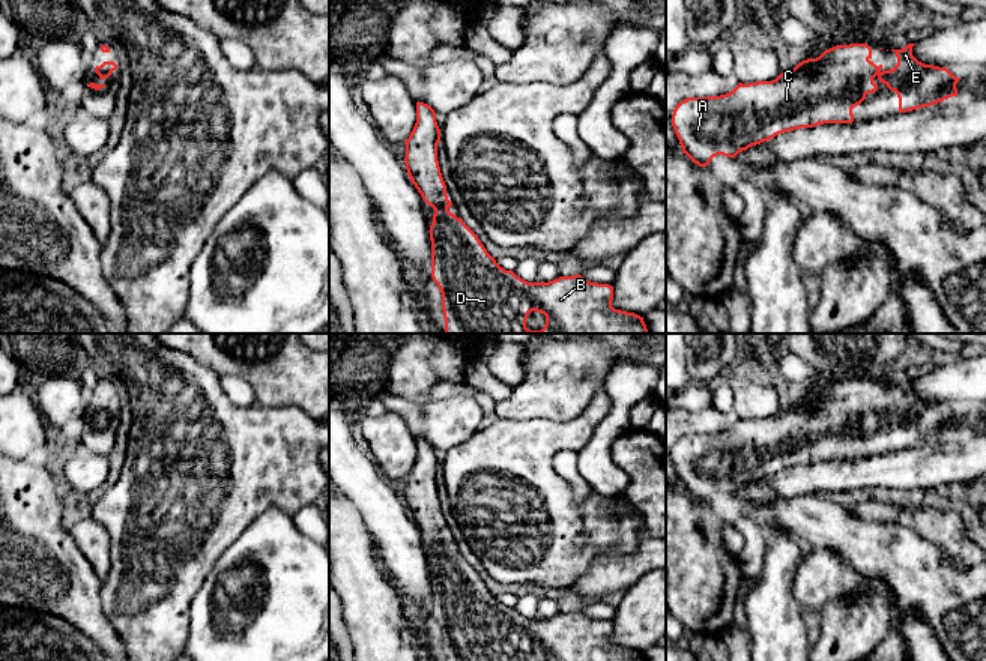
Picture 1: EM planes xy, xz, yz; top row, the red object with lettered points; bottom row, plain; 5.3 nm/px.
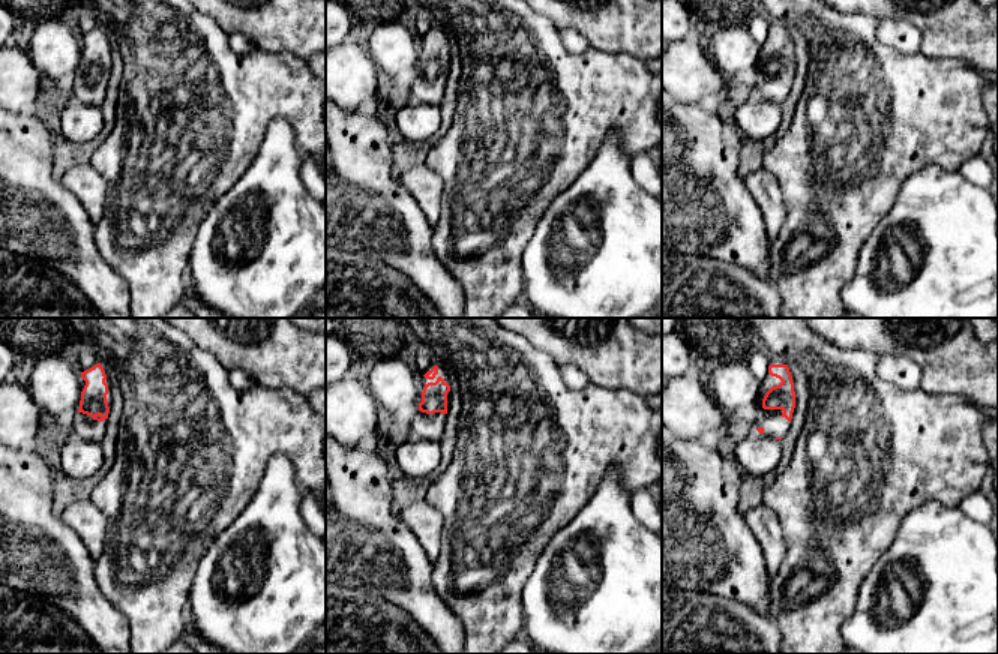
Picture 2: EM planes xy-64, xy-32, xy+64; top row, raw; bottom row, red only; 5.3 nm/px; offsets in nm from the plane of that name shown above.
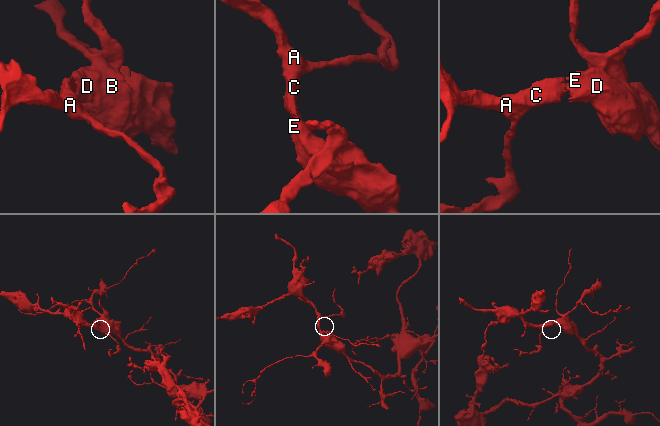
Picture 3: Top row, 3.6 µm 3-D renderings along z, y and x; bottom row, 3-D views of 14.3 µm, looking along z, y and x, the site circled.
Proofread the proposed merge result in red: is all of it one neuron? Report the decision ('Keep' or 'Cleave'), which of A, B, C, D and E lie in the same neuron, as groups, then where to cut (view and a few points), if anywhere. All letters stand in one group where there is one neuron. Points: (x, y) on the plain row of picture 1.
Keep. Groups: A B C D E. No split

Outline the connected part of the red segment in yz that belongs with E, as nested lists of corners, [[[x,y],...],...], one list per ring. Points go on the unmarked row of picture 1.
[[[867,380],[836,382],[816,395],[807,395],[794,406],[782,409],[773,418],[758,418],[738,422],[720,433],[687,434],[672,451],[672,463],[685,490],[699,503],[706,503],[714,493],[735,494],[752,482],[774,475],[779,470],[824,460],[852,460],[852,445],[860,442],[869,430],[878,427],[876,413],[891,428],[897,430],[899,449],[912,448],[957,433],[954,413],[947,404],[924,401],[912,392],[908,380],[896,389],[897,401],[884,407],[872,395]]]

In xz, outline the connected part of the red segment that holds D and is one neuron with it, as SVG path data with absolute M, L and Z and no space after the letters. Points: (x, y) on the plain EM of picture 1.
M416 439L416 460L404 479L404 500L422 536L434 545L430 562L431 614L442 629L445 661L526 661L532 647L544 650L546 661L645 661L643 653L612 643L613 623L609 620L591 619L582 611L528 619L501 604L463 556L448 547L452 539L437 497L439 478L434 446Z

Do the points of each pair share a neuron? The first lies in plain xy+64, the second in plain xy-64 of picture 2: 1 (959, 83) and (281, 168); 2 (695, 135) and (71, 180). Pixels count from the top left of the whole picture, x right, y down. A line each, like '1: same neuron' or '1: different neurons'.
1: different neurons
2: different neurons

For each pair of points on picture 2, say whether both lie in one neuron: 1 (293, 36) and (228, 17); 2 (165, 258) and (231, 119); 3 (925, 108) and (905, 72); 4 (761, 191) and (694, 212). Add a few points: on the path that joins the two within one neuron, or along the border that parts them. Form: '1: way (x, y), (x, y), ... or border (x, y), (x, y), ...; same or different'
1: way (276, 20), (273, 17), (245, 17); same
2: way (165, 224), (165, 185), (197, 153); same
3: way (916, 99), (905, 89), (905, 81); same
4: border (742, 179), (763, 216), (764, 227); different

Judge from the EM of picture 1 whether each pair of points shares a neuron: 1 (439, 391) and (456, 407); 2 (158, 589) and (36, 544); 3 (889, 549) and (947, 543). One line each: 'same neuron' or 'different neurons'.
1: different neurons
2: different neurons
3: different neurons

